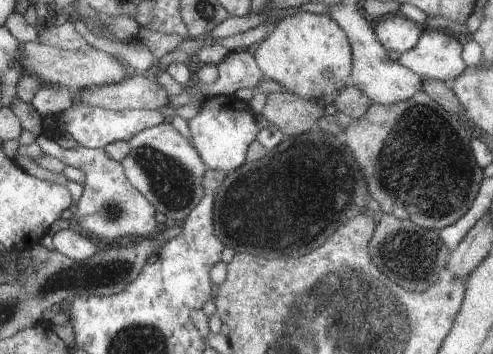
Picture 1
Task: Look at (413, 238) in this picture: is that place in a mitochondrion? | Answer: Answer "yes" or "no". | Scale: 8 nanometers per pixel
yes

